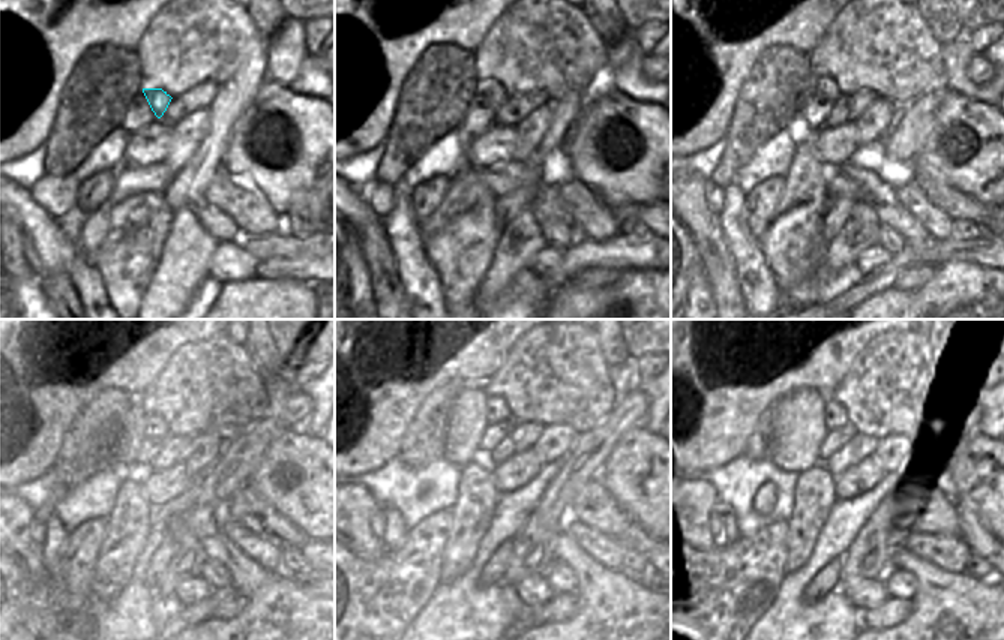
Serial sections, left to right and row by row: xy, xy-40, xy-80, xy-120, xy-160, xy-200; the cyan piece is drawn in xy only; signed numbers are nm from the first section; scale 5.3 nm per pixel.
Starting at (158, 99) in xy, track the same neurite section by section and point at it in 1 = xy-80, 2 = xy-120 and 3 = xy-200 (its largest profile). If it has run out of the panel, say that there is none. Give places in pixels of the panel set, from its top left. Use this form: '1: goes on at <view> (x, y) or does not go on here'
1: goes on at xy-80 (824, 86)
2: goes on at xy-120 (155, 426)
3: goes on at xy-200 (835, 415)

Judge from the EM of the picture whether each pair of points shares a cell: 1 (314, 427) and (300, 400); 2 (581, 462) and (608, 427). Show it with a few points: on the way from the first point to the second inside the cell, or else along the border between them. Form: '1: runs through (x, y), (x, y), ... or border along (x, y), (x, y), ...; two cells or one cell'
1: border along (302, 390), (312, 402), (312, 412), (288, 429); two cells
2: runs through (589, 453), (604, 436); one cell

